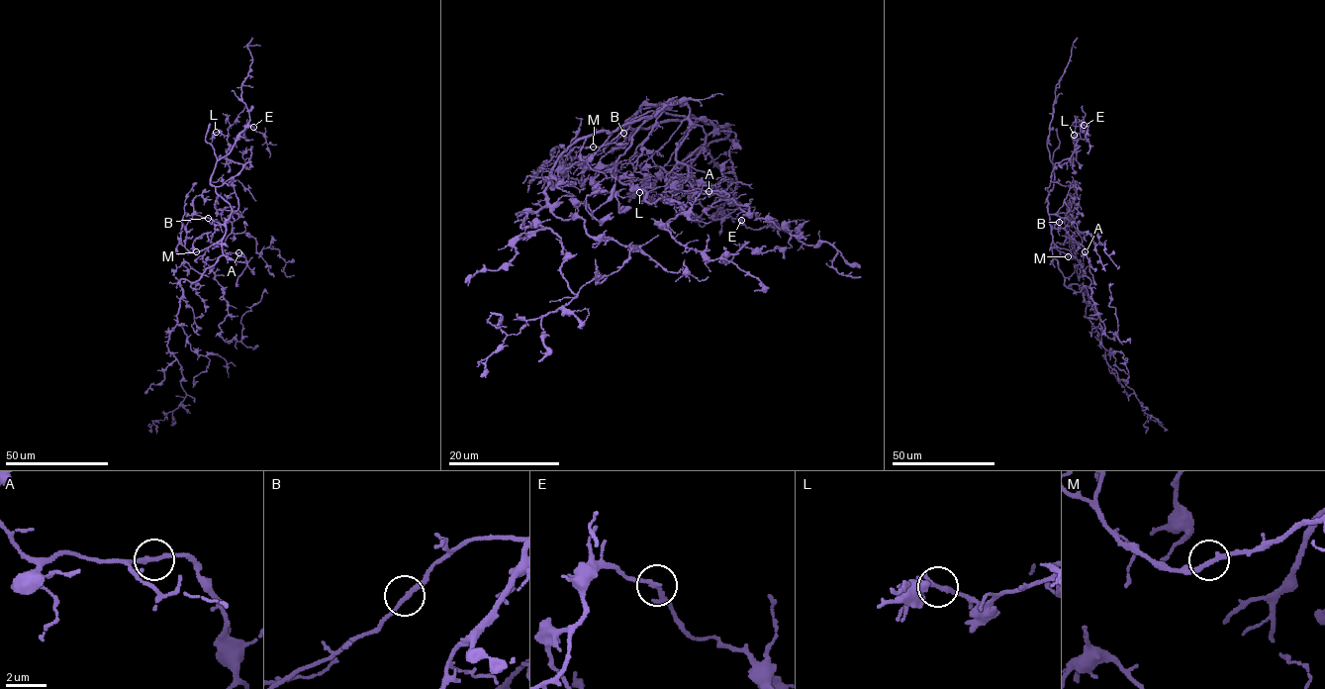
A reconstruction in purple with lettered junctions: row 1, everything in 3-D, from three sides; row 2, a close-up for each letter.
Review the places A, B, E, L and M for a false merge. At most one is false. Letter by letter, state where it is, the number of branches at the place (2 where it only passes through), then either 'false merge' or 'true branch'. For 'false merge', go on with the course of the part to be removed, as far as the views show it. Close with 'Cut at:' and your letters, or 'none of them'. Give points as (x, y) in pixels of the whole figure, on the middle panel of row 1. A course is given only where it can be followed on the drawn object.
A: place (709, 191); branches 2; true branch
B: place (623, 133); branches 2; true branch
E: place (741, 220); branches 2; true branch
L: place (639, 192); branches 2; true branch
M: place (593, 147); branches 2; true branch
Cut at: none of them

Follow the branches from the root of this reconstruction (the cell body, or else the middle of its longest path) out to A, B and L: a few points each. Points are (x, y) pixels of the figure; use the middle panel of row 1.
A: (657, 113), (661, 103), (689, 107), (690, 130), (676, 152), (688, 175), (664, 192), (709, 191)
B: (657, 113), (663, 108), (661, 103), (663, 107), (670, 107), (657, 117), (638, 118), (623, 133)
L: (657, 113), (661, 103), (684, 102), (641, 109), (708, 119), (713, 128), (670, 173), (676, 191), (639, 192)

